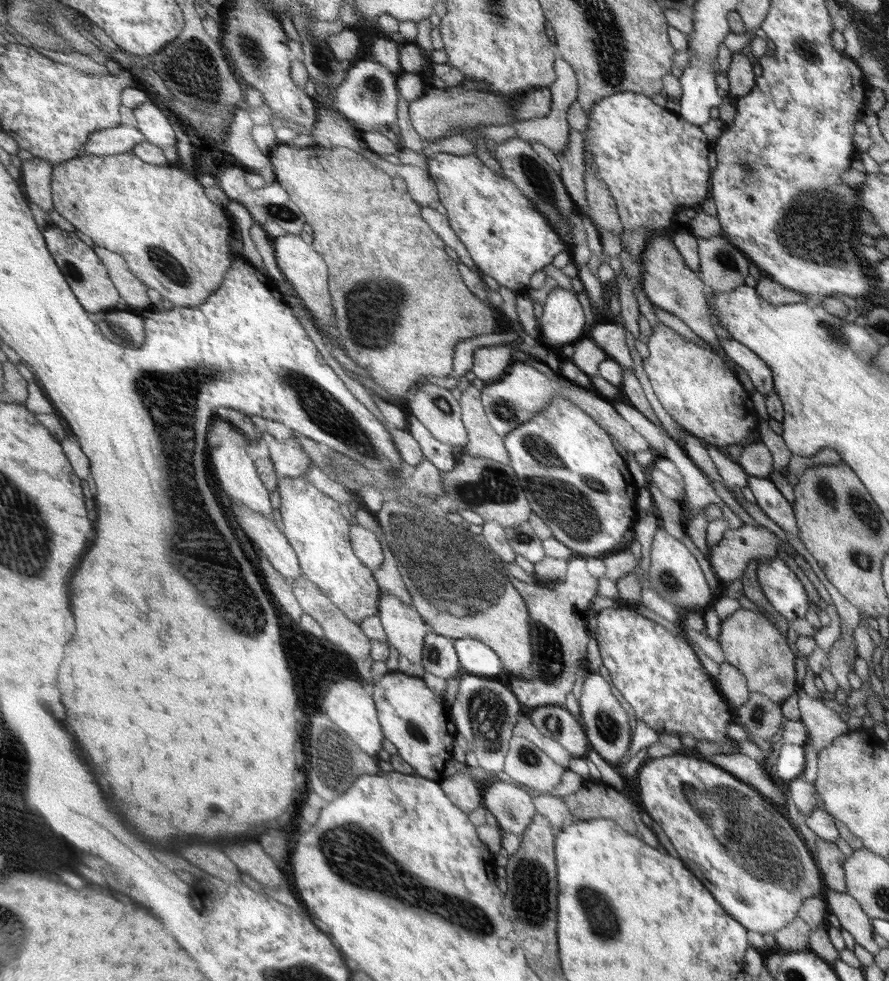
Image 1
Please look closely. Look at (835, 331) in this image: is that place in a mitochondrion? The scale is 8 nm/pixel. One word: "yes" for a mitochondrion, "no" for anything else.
yes

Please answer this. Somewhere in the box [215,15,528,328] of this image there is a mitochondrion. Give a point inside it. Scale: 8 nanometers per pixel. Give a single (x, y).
(248, 49)

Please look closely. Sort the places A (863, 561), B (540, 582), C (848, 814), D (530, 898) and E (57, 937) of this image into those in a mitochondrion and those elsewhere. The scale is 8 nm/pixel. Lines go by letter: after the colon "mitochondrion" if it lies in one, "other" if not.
A: mitochondrion
B: other
C: other
D: mitochondrion
E: other

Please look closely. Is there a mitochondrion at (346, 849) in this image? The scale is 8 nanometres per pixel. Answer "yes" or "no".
yes

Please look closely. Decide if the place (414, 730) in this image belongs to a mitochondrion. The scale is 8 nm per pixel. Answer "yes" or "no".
yes

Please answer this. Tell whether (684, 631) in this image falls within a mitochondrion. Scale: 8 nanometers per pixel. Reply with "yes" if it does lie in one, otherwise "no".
no

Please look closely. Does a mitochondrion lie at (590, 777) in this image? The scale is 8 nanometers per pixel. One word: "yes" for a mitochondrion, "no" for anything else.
no

